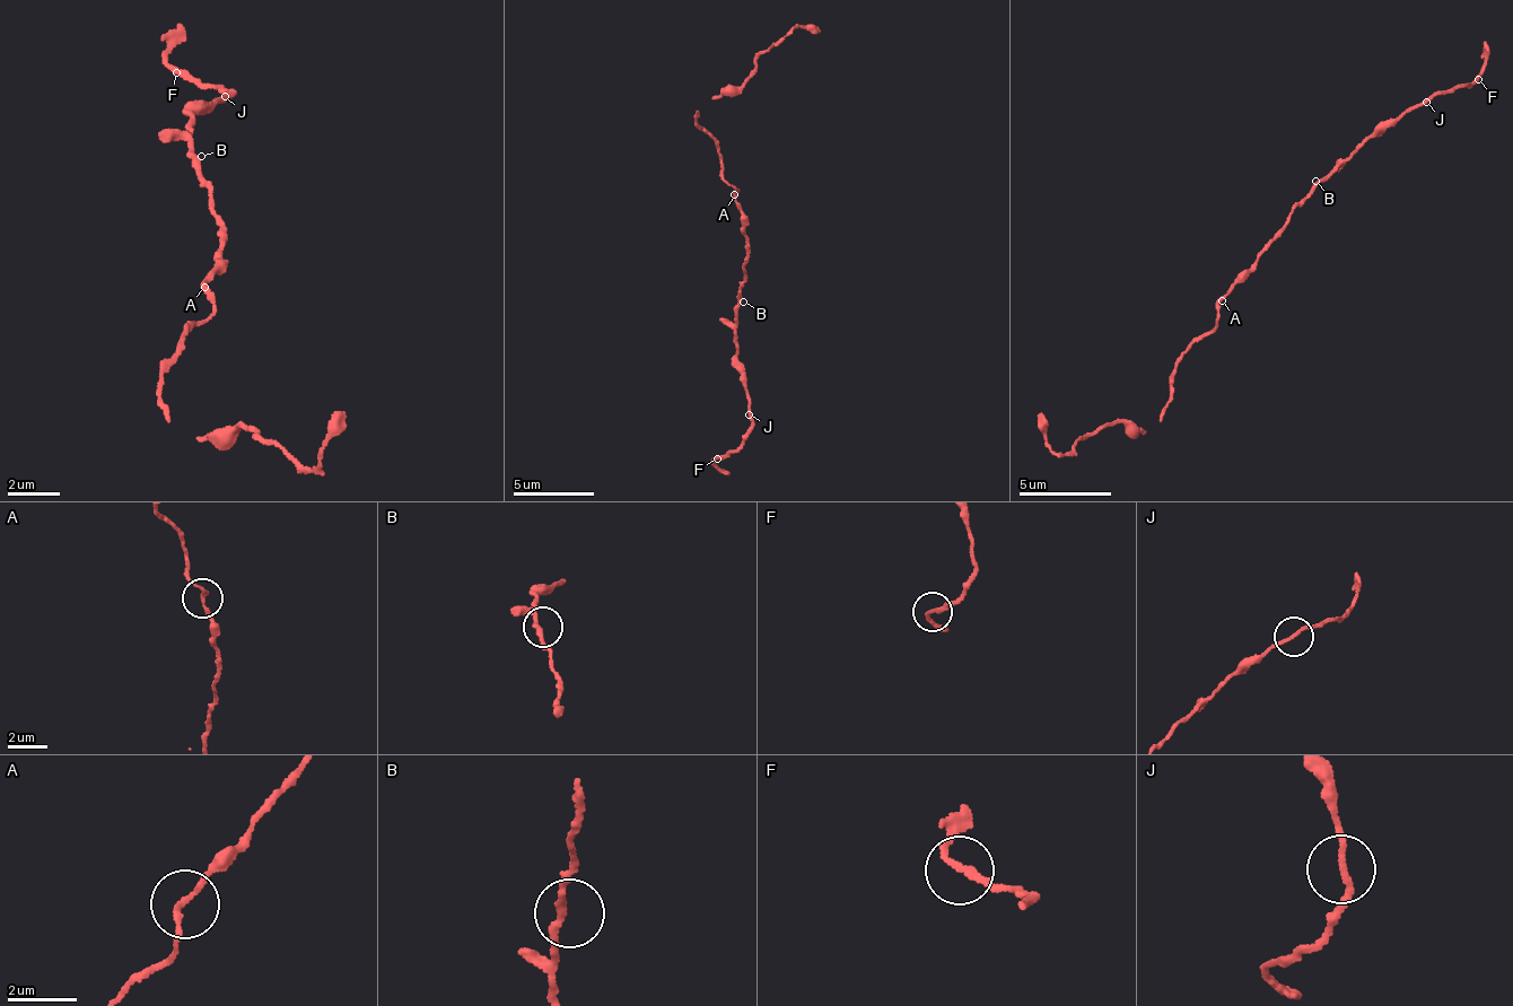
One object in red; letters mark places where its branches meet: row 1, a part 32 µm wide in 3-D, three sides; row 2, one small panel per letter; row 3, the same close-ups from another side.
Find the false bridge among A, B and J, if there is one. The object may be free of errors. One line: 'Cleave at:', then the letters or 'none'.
Cleave at: J

